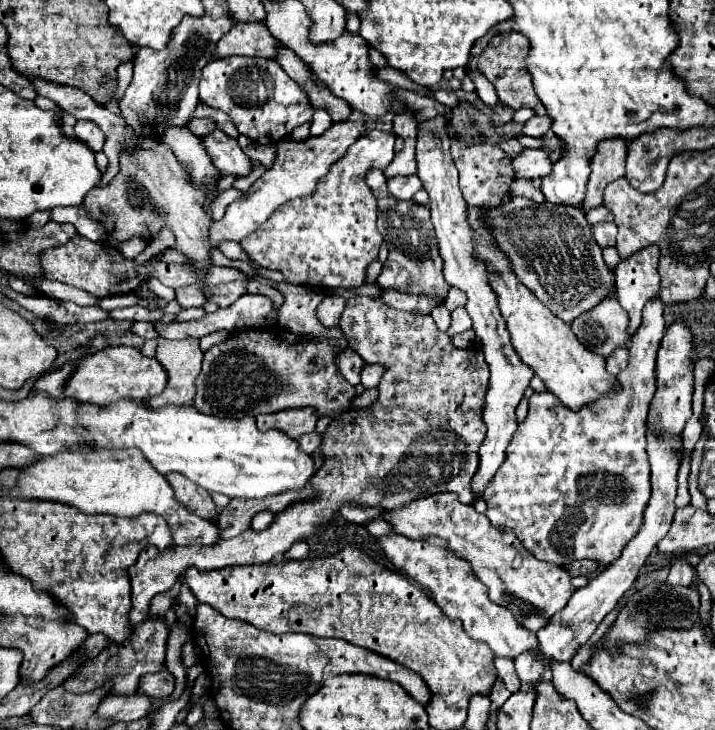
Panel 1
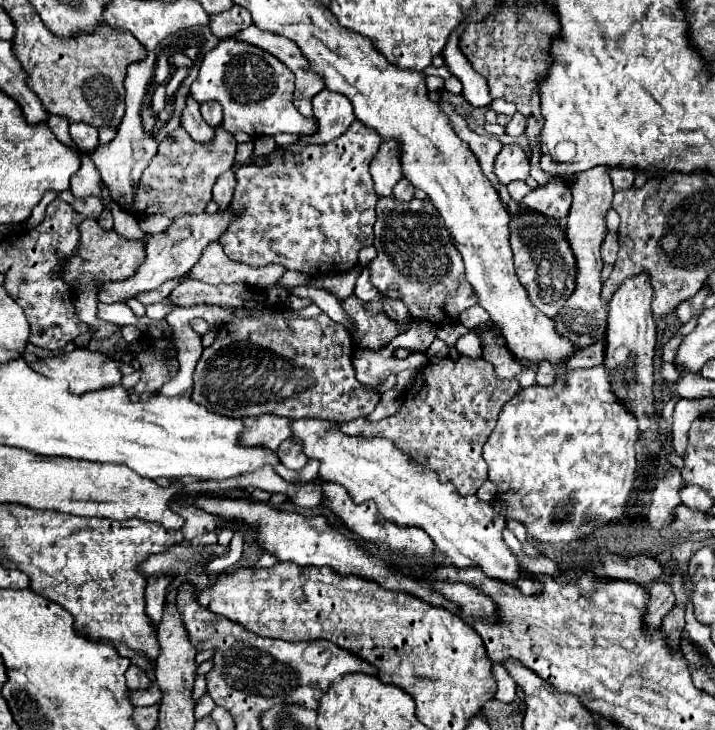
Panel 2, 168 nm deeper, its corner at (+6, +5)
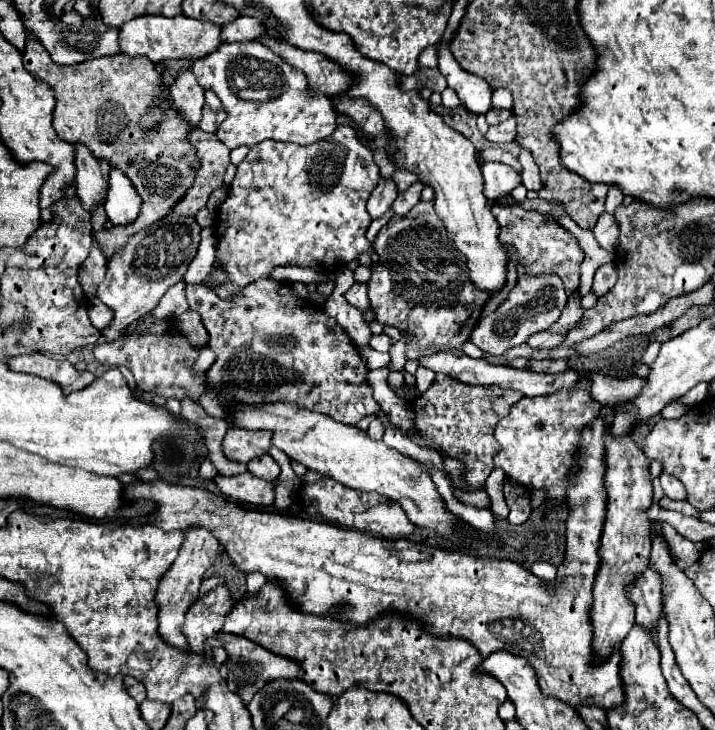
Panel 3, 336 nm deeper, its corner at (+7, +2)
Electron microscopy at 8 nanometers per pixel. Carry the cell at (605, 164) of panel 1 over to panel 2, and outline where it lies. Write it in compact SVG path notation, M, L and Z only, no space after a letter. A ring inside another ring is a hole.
M597 166L587 172L581 172L577 176L579 180L573 186L573 206L567 216L567 242L571 244L571 250L575 252L575 264L577 264L577 278L575 278L575 292L567 298L565 306L559 310L559 316L555 316L555 330L571 340L575 348L585 348L595 344L597 340L605 338L607 332L607 302L601 300L601 256L599 248L603 244L603 236L607 234L605 228L605 214L611 208L613 200L613 188L609 180L609 168Z

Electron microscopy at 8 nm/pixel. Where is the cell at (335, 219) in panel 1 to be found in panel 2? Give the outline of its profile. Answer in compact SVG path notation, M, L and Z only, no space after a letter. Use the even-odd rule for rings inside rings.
M355 120L343 136L327 144L295 140L291 148L275 148L265 166L239 168L231 200L237 216L221 236L225 254L249 266L279 262L309 276L355 268L359 250L373 244L377 196L369 162L379 146L379 134Z

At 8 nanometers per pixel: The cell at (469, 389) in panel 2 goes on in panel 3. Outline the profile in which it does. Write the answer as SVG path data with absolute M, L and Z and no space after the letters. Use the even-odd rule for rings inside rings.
M438 373L430 389L412 401L422 405L414 405L414 425L406 431L406 437L420 439L426 447L440 451L442 457L458 459L464 465L462 481L466 491L484 489L486 477L494 469L494 427L510 407L522 399L520 391L500 389L500 387L484 387L484 385L468 385L458 379L450 379L448 375Z

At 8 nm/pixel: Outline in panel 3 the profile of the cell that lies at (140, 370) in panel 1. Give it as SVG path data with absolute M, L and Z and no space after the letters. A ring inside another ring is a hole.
M42 353L18 355L14 359L8 359L8 363L10 363L10 369L14 371L22 371L28 375L38 375L38 377L56 381L64 389L66 395L88 387L96 379L94 373L78 371L66 359L52 359L50 355L42 355Z

